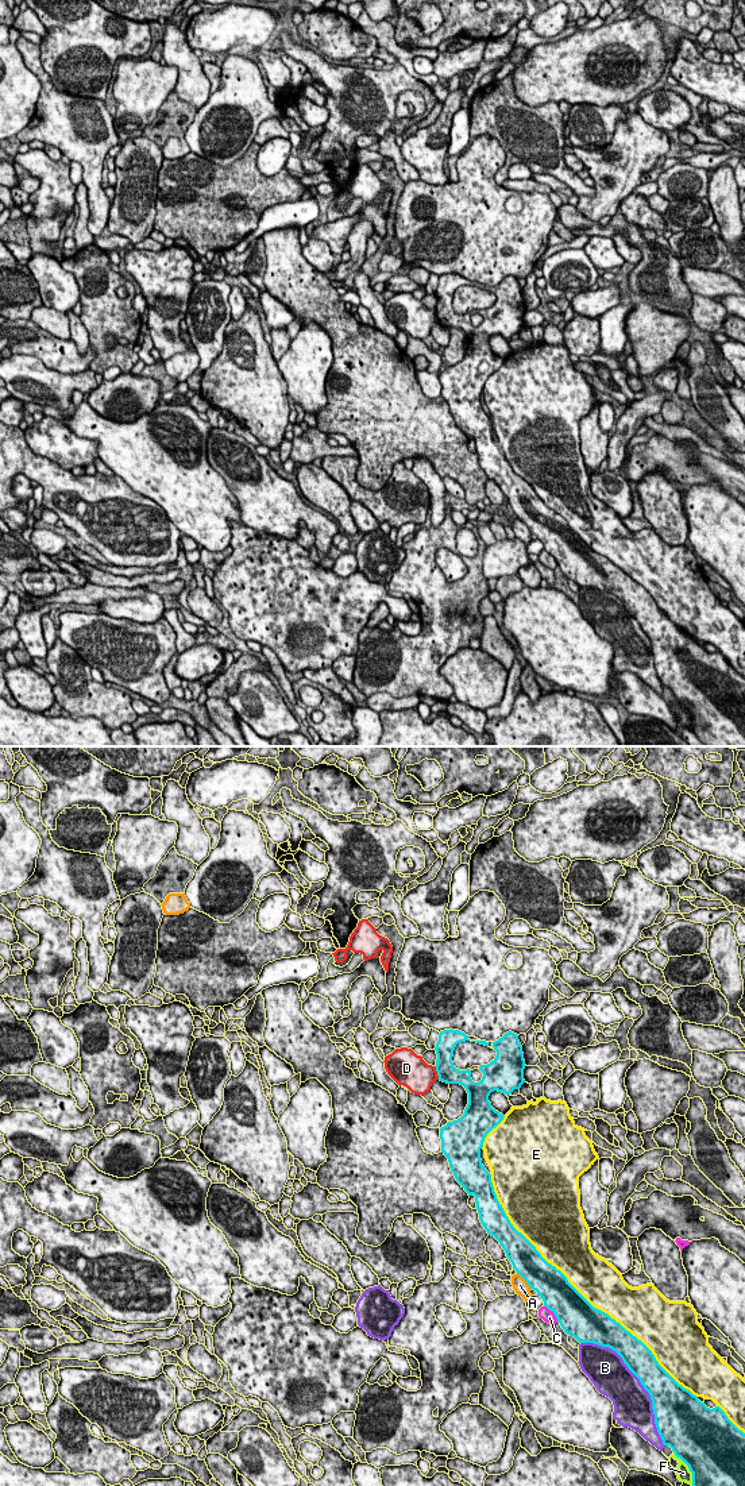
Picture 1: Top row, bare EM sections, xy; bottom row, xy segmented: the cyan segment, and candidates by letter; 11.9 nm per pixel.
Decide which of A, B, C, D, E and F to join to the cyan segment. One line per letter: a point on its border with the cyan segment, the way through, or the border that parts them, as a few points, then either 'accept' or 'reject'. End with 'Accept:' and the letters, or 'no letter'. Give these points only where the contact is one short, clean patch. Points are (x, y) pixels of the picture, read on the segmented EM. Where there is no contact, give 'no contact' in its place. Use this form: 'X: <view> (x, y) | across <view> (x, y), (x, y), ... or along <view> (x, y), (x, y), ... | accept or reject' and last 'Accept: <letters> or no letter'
A: xy (525, 1280) | reject
B: xy (640, 1381) | reject
C: xy (554, 1312) | reject
D: xy (437, 1073) | reject
E: xy (578, 1292) | reject
F: xy (688, 1467) | reject
Accept: no letter

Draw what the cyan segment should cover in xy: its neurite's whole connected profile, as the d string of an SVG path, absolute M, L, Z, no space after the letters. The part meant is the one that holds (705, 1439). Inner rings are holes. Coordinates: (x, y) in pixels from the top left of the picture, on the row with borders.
M444 1030L436 1043L436 1072L439 1080L447 1084L460 1084L468 1093L468 1104L462 1118L448 1122L440 1128L441 1153L448 1158L451 1172L456 1181L468 1193L475 1196L479 1220L489 1235L494 1236L506 1253L513 1269L537 1292L544 1306L552 1311L564 1332L574 1336L579 1343L594 1343L615 1351L628 1369L640 1379L652 1400L655 1424L664 1446L669 1446L692 1473L692 1486L745 1486L745 1433L740 1431L715 1406L707 1408L696 1396L679 1385L656 1360L652 1351L607 1313L594 1308L555 1266L548 1263L536 1247L518 1232L502 1205L499 1204L491 1174L485 1169L480 1159L480 1149L485 1138L502 1120L503 1115L495 1111L489 1101L491 1092L498 1091L510 1095L525 1082L525 1060L518 1035L509 1031L495 1042L471 1041L489 1046L497 1051L495 1058L480 1065L483 1077L479 1082L471 1078L471 1070L459 1070L453 1066L452 1057L458 1043L470 1041L468 1035L459 1030Z

